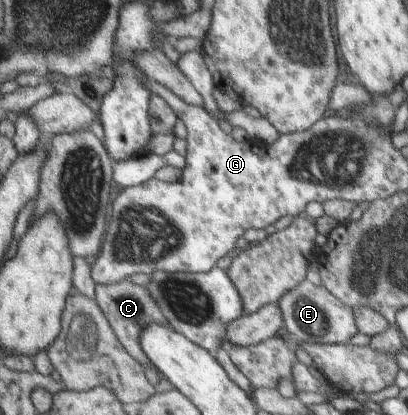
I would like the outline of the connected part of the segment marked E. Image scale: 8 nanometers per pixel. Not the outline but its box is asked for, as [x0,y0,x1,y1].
[276,280,357,343]

